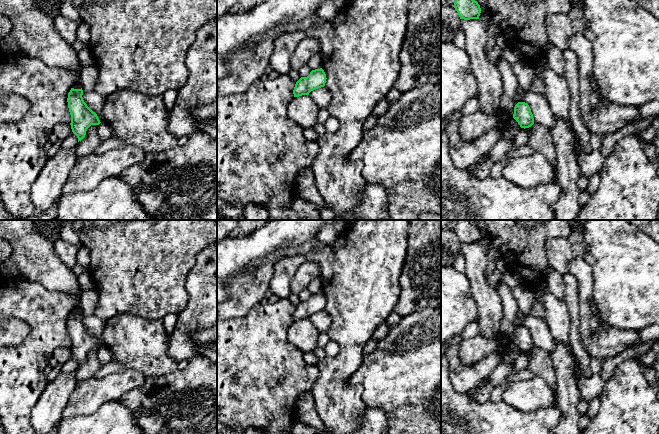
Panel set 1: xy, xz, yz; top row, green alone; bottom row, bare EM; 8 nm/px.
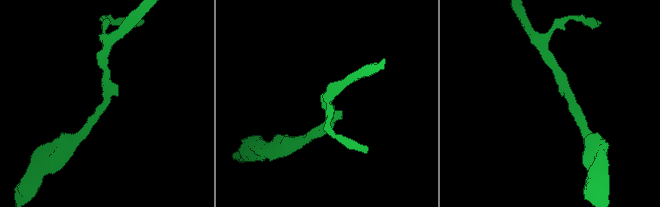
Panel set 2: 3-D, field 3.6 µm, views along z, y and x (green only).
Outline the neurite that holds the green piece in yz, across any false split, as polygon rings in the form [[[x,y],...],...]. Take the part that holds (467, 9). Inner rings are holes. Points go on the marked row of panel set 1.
[[[455,0],[453,7],[458,12],[460,19],[479,19],[481,8],[475,0]]]

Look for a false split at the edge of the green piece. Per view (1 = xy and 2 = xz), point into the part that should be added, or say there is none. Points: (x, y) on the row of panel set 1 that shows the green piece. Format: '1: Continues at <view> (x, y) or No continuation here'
1: No continuation here
2: No continuation here

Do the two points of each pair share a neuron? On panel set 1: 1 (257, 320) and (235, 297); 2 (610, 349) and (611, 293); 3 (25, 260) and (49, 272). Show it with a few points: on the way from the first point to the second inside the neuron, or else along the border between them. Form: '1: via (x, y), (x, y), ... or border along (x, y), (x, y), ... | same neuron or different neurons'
1: border along (259, 303), (245, 315), (227, 319) | different neurons
2: border along (604, 324), (610, 327), (633, 330) | different neurons
3: via (31, 260), (35, 260), (43, 266) | same neuron

